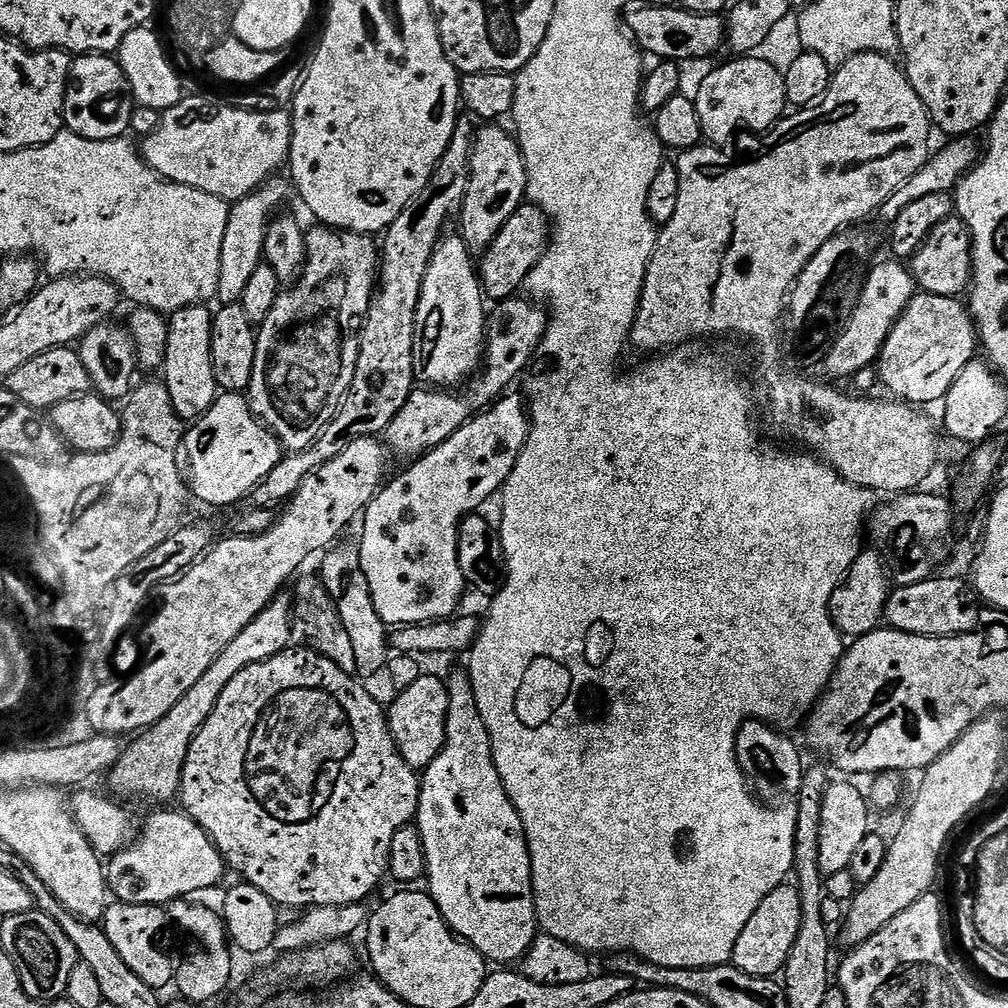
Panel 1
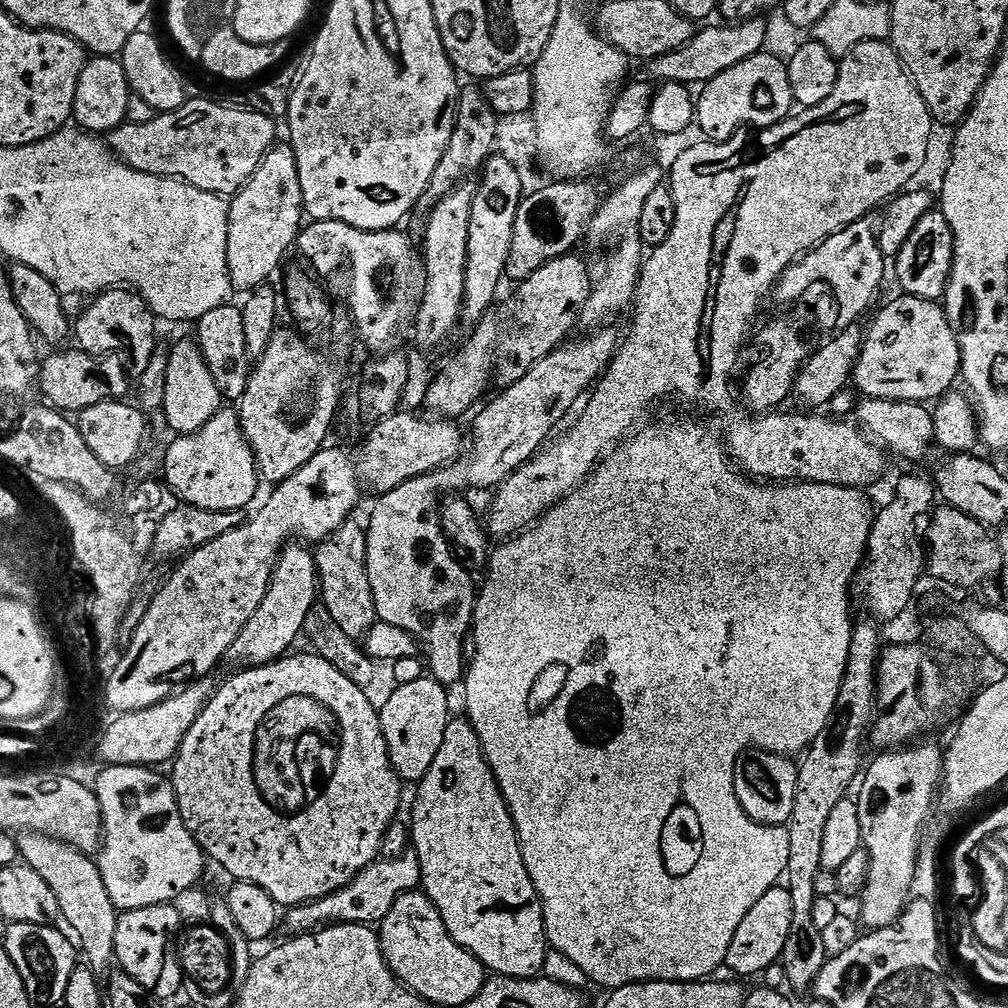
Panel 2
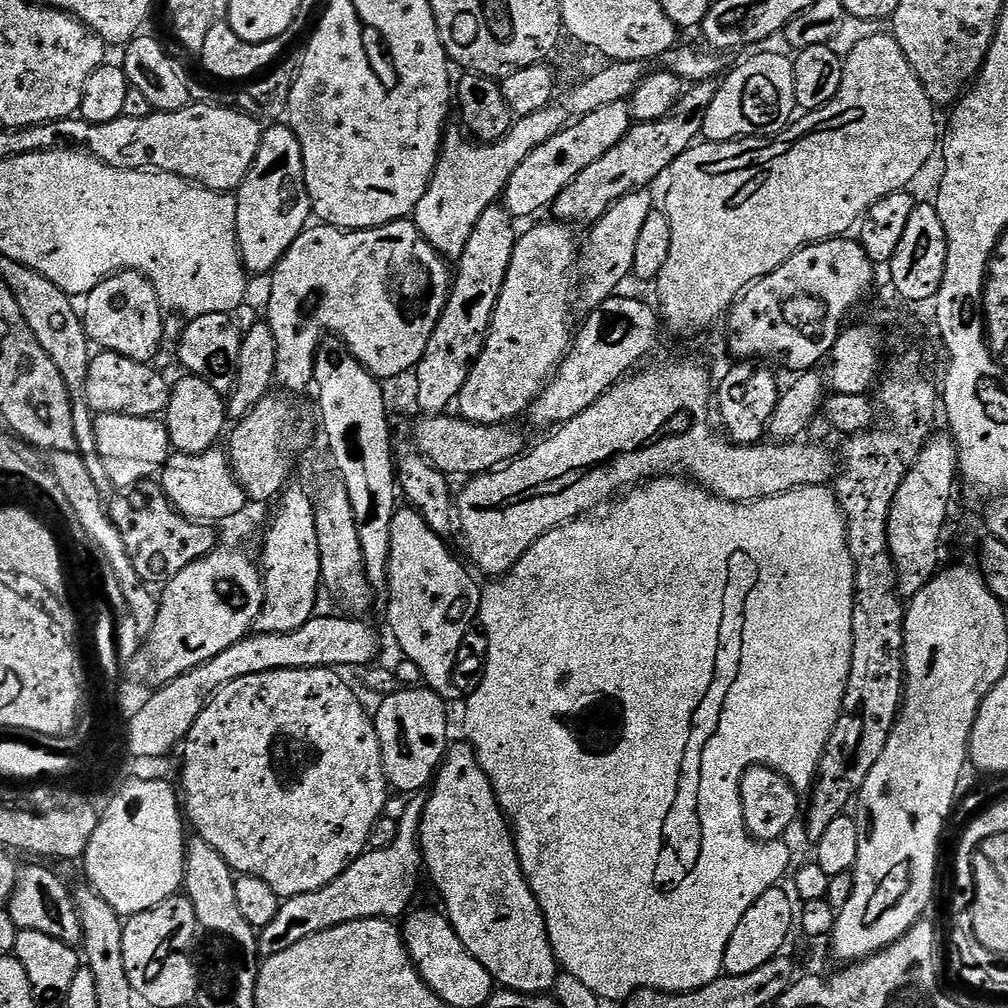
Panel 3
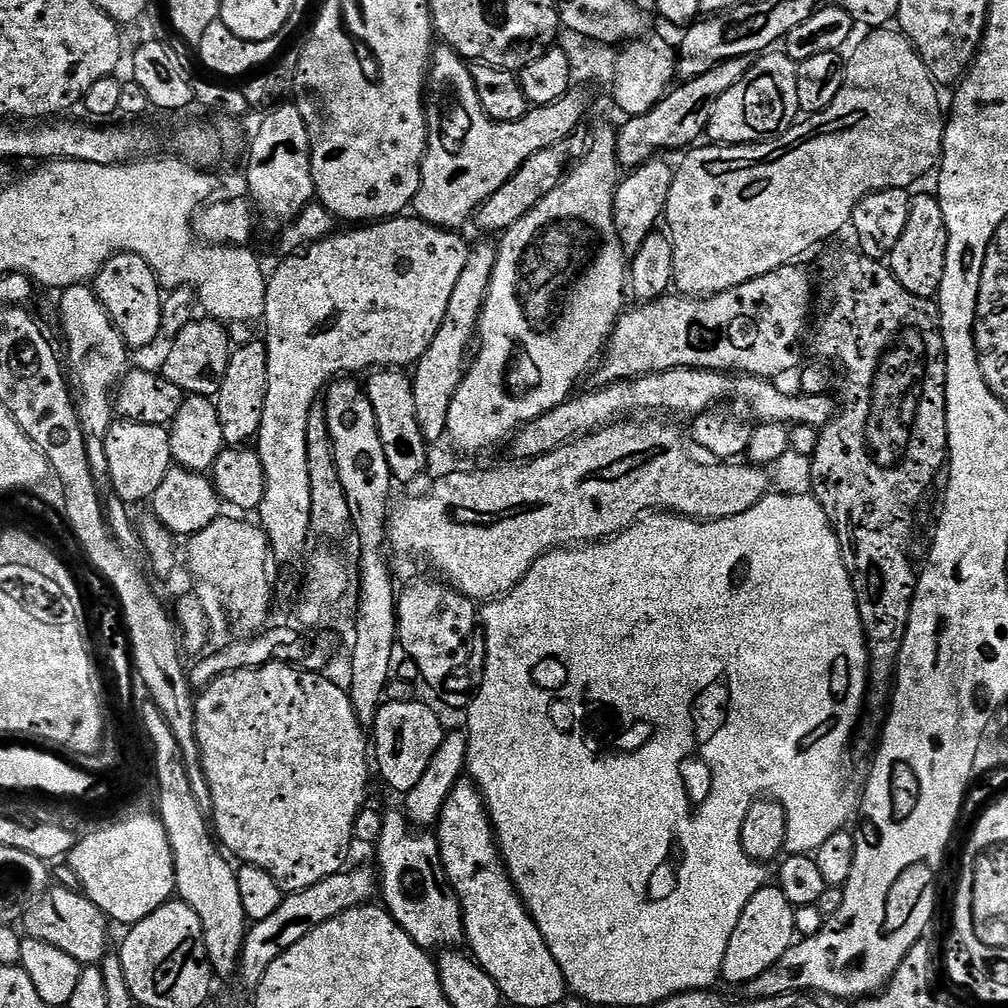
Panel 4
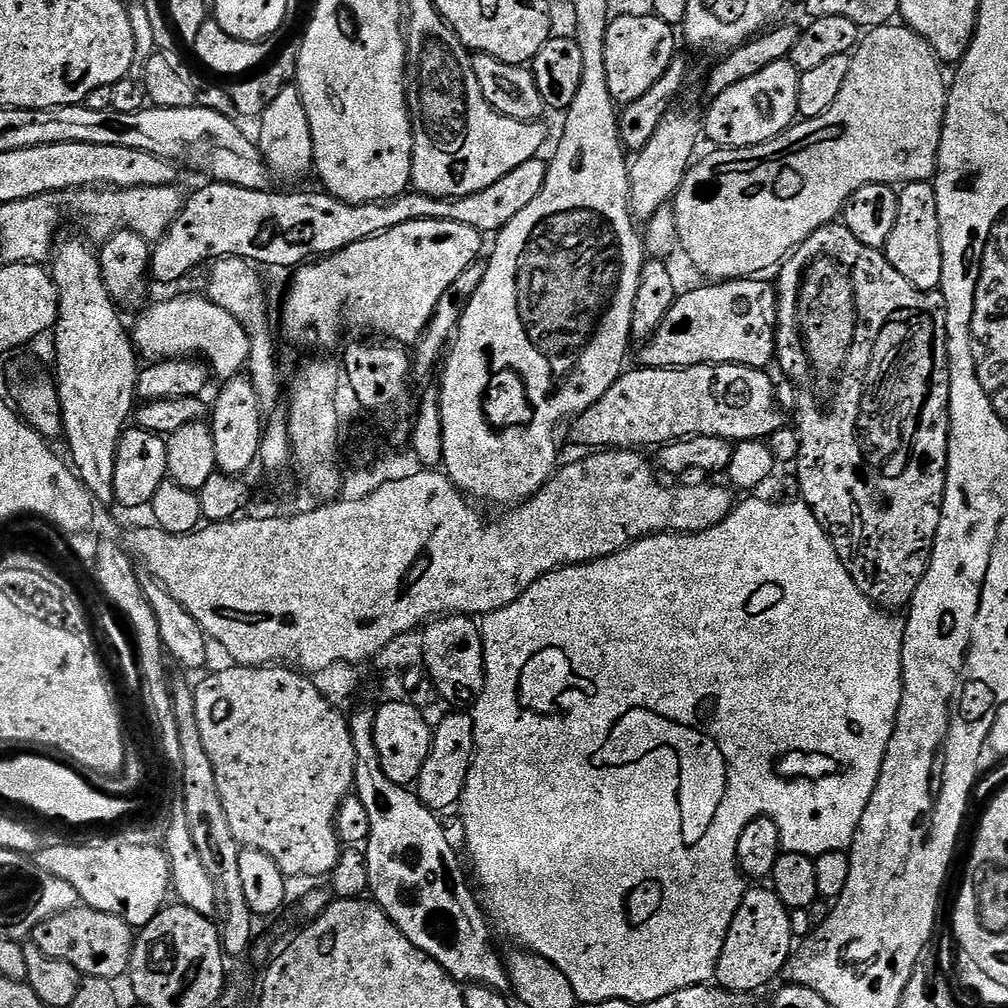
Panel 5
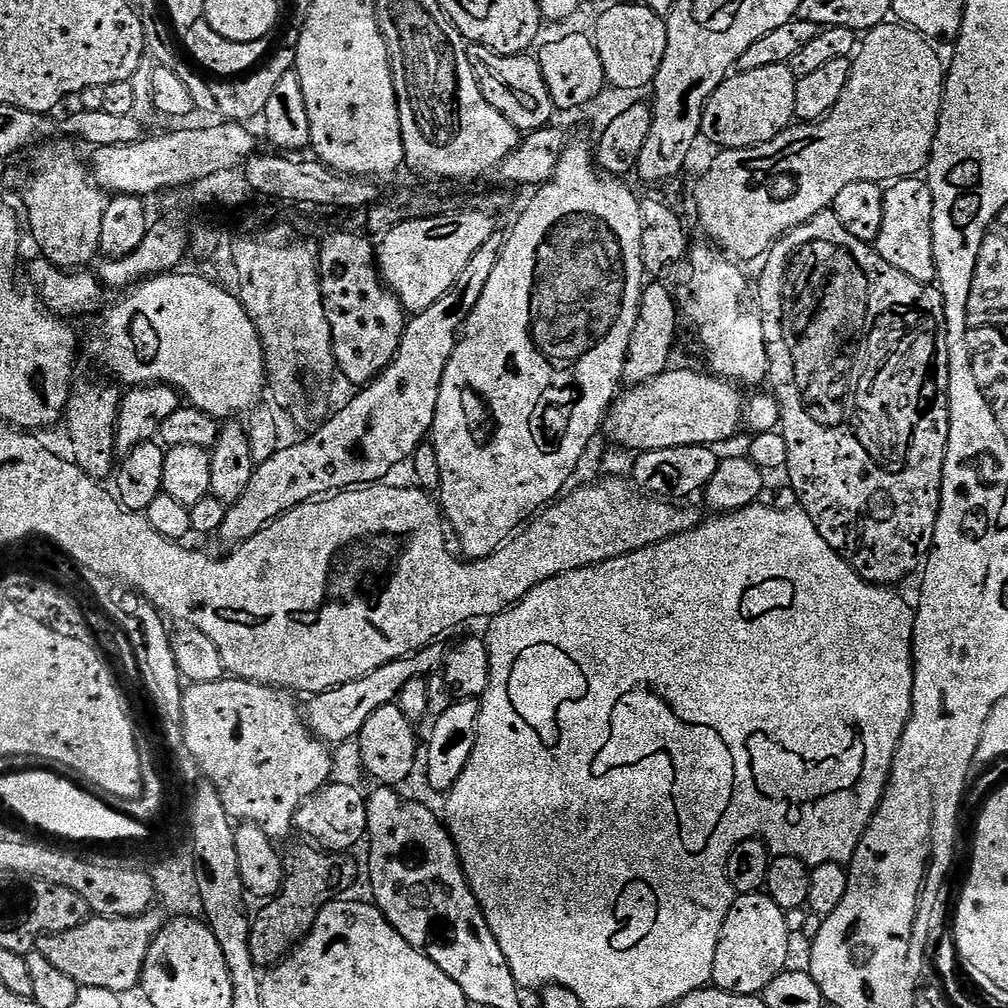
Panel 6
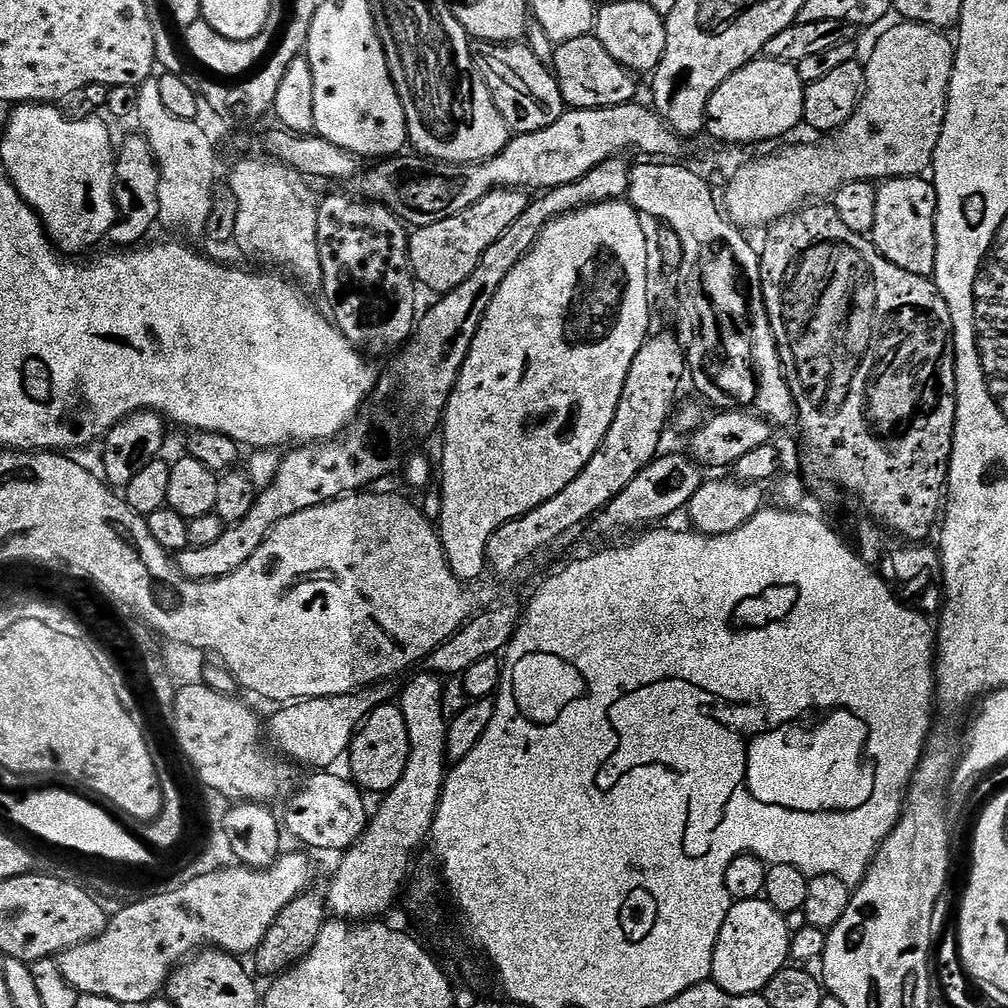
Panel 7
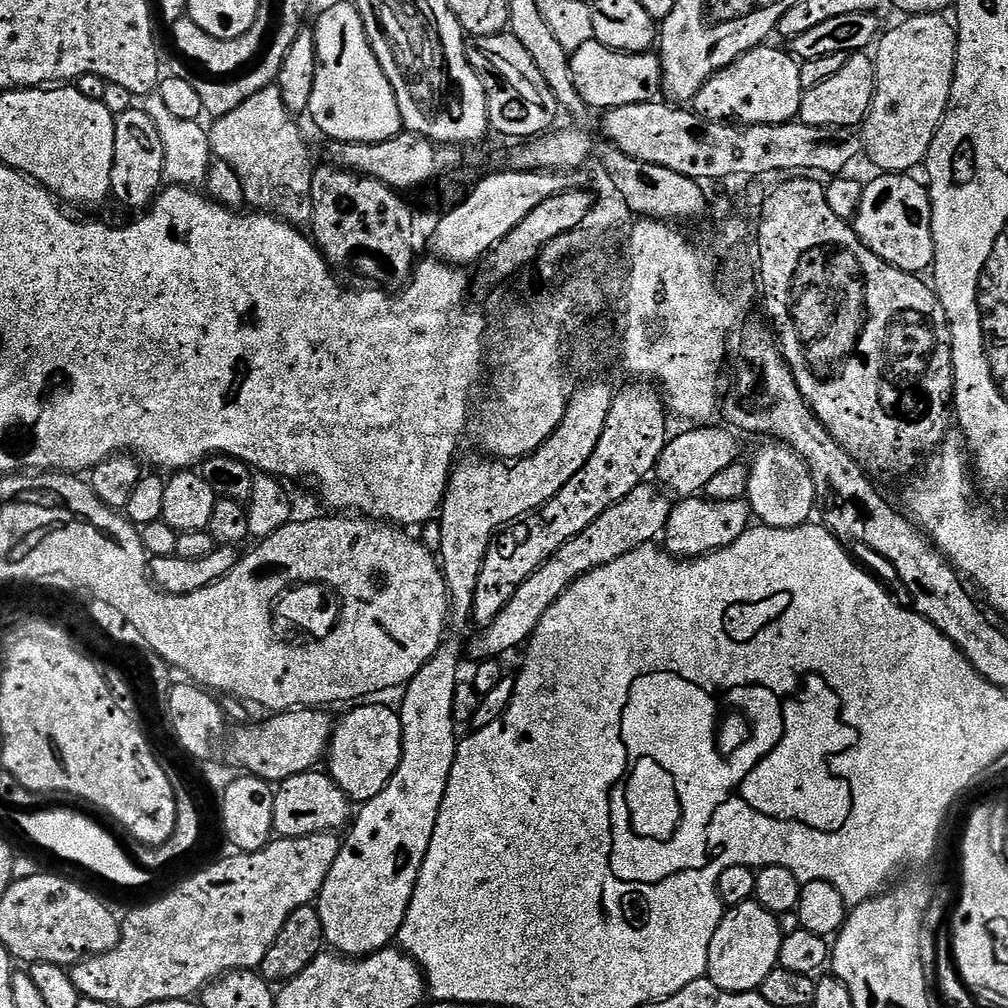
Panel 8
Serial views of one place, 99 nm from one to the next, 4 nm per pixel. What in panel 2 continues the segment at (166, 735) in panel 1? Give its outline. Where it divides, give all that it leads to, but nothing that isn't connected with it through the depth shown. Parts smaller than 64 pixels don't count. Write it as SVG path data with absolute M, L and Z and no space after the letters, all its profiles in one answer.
M300 542L289 543L275 564L262 604L238 634L238 638L235 638L226 655L227 659L240 664L236 666L241 669L260 668L263 664L284 659L295 649L292 647L295 646L296 639L301 639L307 616L312 614L317 604L318 577L313 549Z

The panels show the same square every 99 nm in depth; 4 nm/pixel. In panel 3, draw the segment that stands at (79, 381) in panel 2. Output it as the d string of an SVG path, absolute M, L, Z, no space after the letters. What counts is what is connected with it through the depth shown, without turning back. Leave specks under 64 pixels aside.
M100 350L91 357L85 378L89 406L96 414L130 414L134 418L163 417L172 397L172 384L151 363L134 362L120 350Z

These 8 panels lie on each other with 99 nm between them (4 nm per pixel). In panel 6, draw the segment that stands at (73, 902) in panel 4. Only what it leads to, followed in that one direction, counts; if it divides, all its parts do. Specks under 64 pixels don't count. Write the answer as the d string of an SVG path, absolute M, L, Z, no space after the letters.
M149 910L142 916L97 916L82 921L70 930L45 932L38 938L35 951L41 952L62 974L74 978L80 987L99 986L121 994L136 992L146 954L160 933L161 913Z

